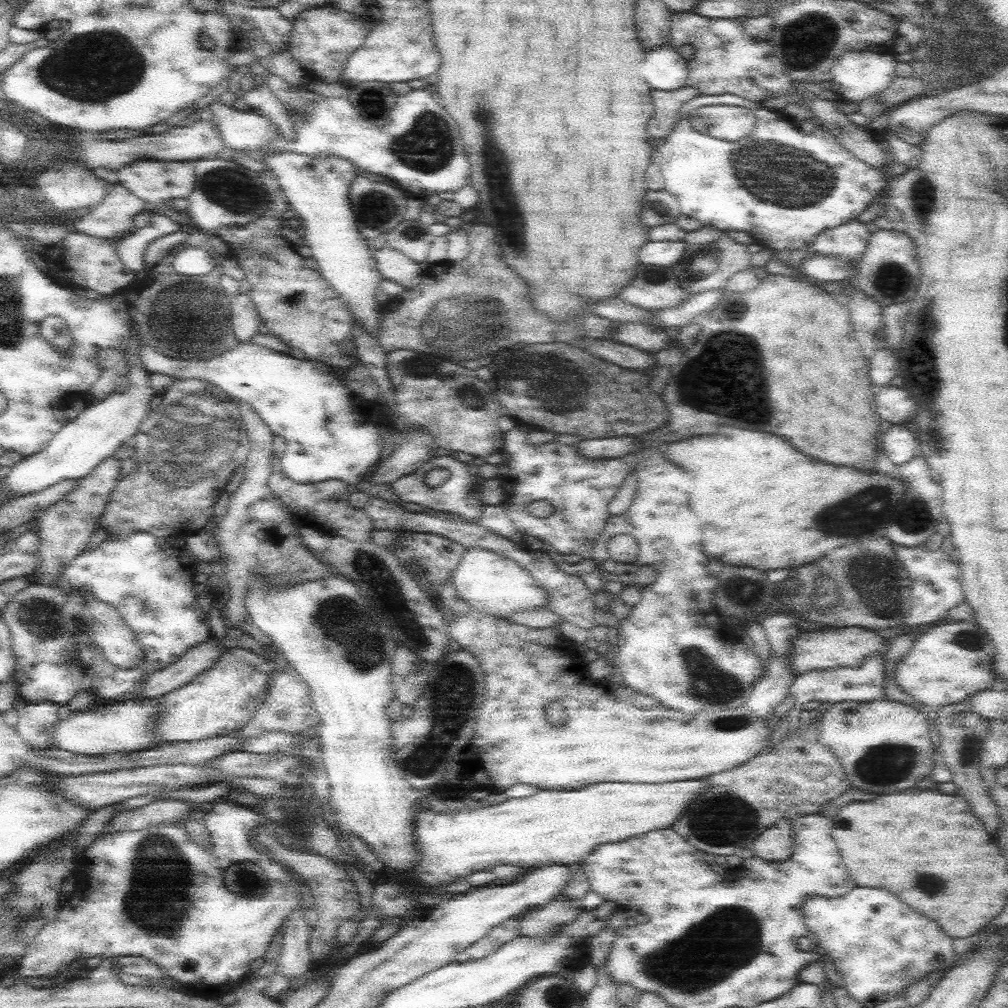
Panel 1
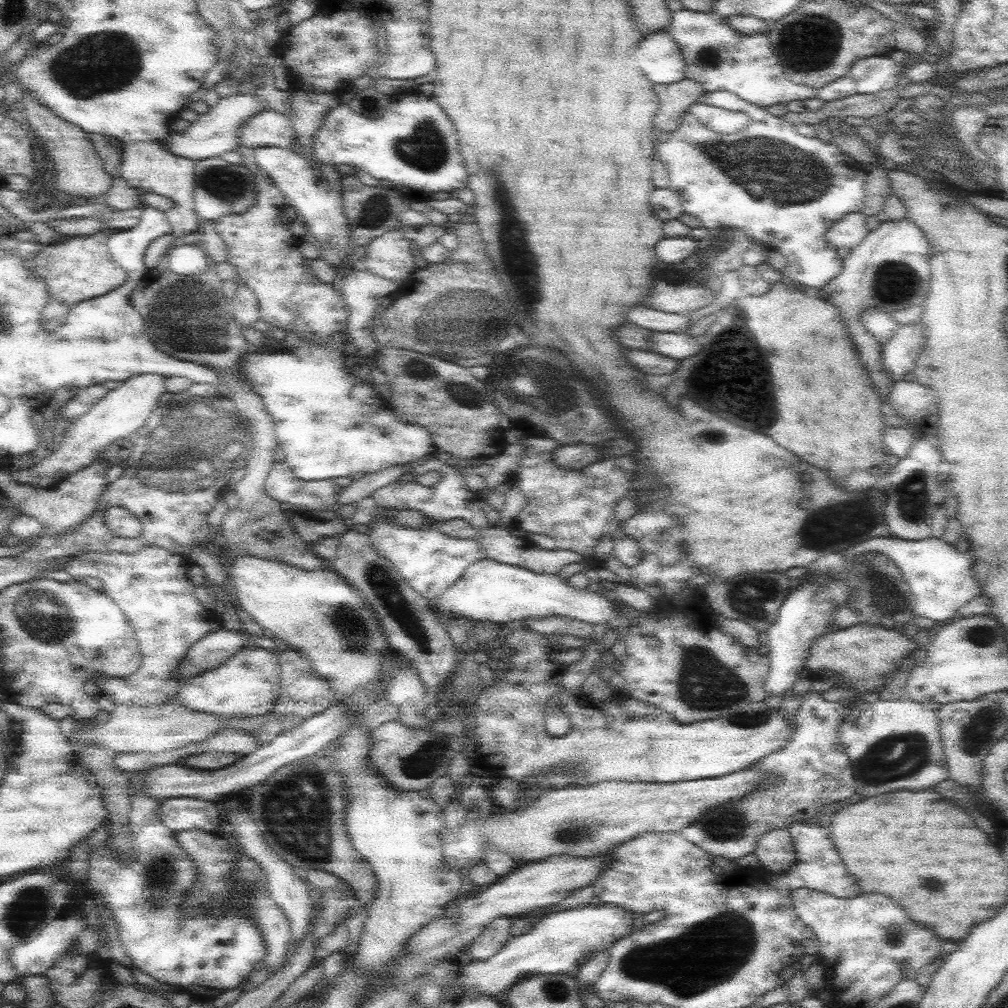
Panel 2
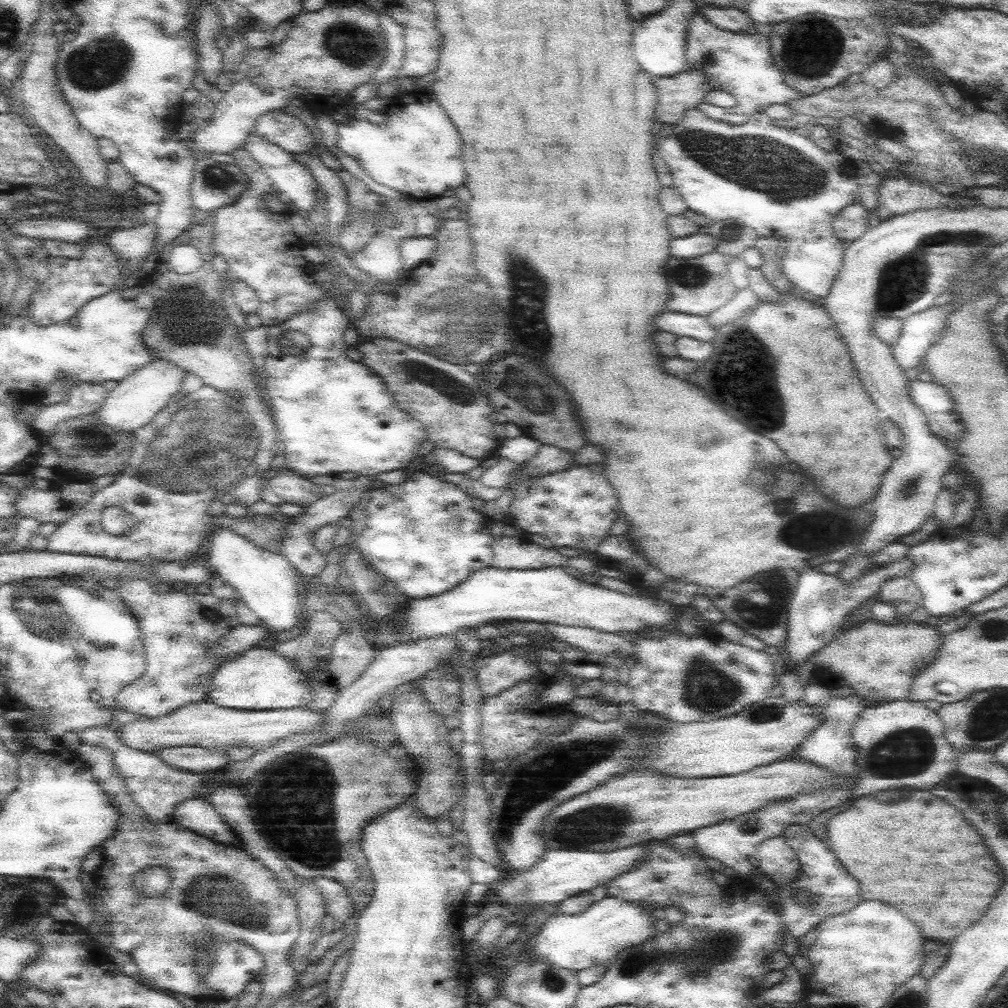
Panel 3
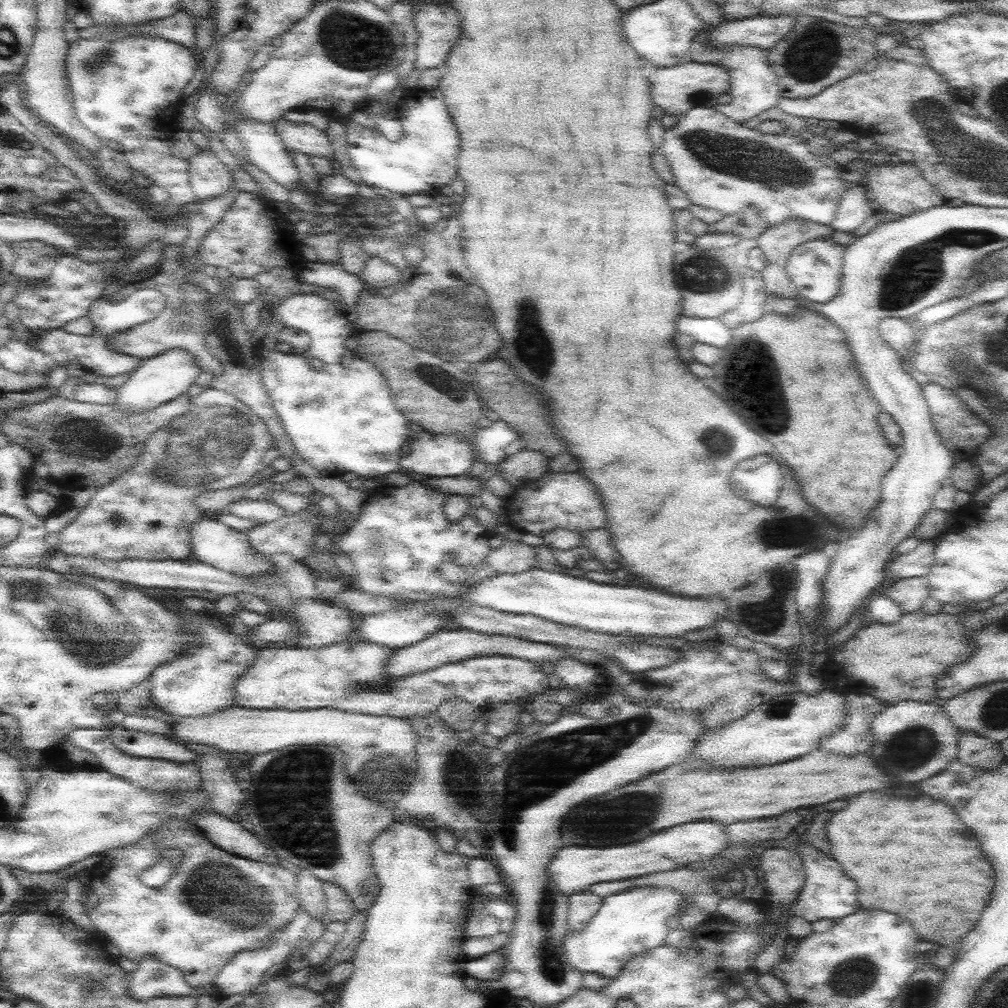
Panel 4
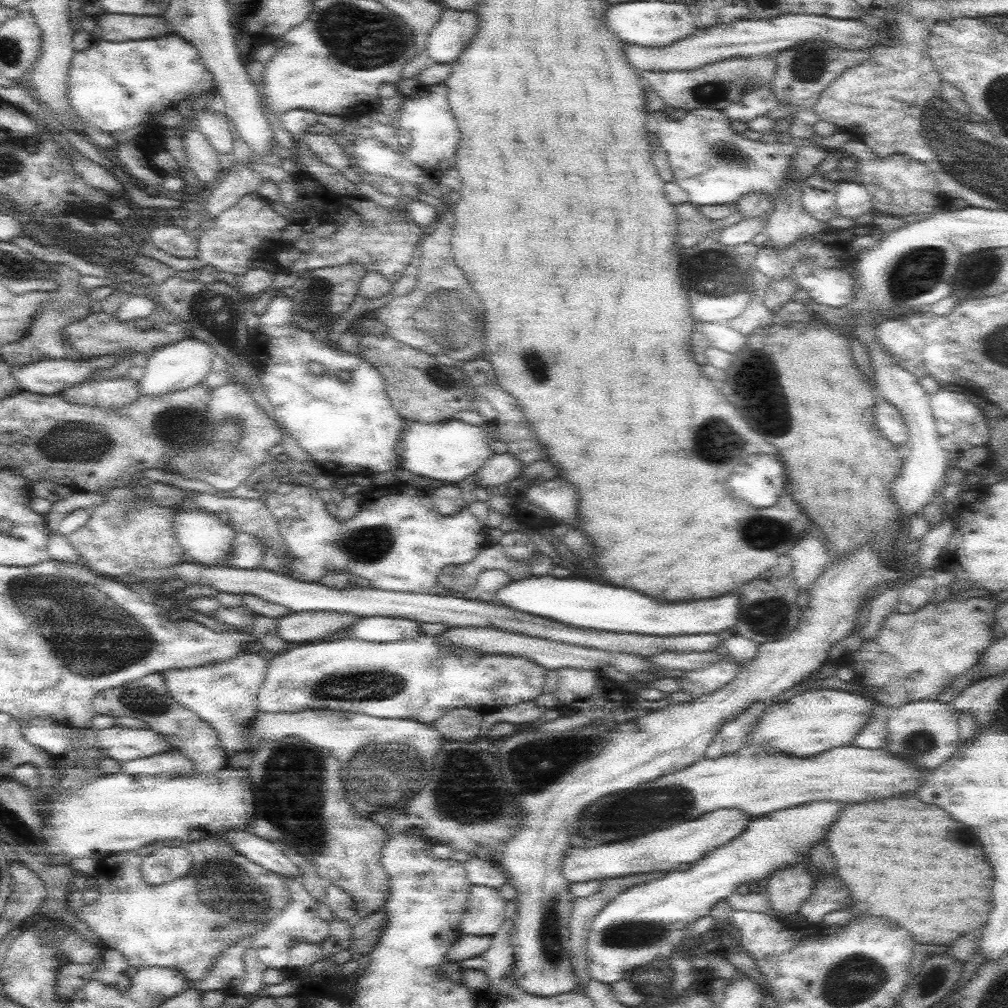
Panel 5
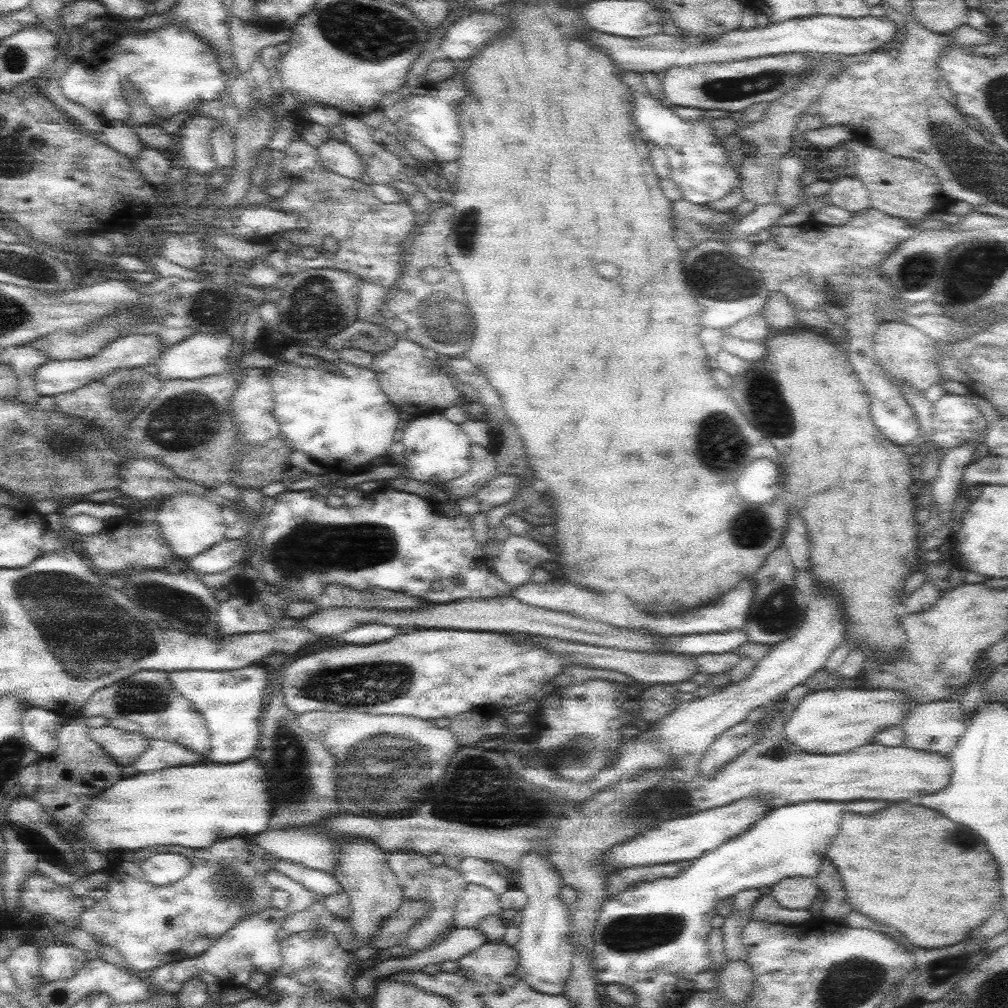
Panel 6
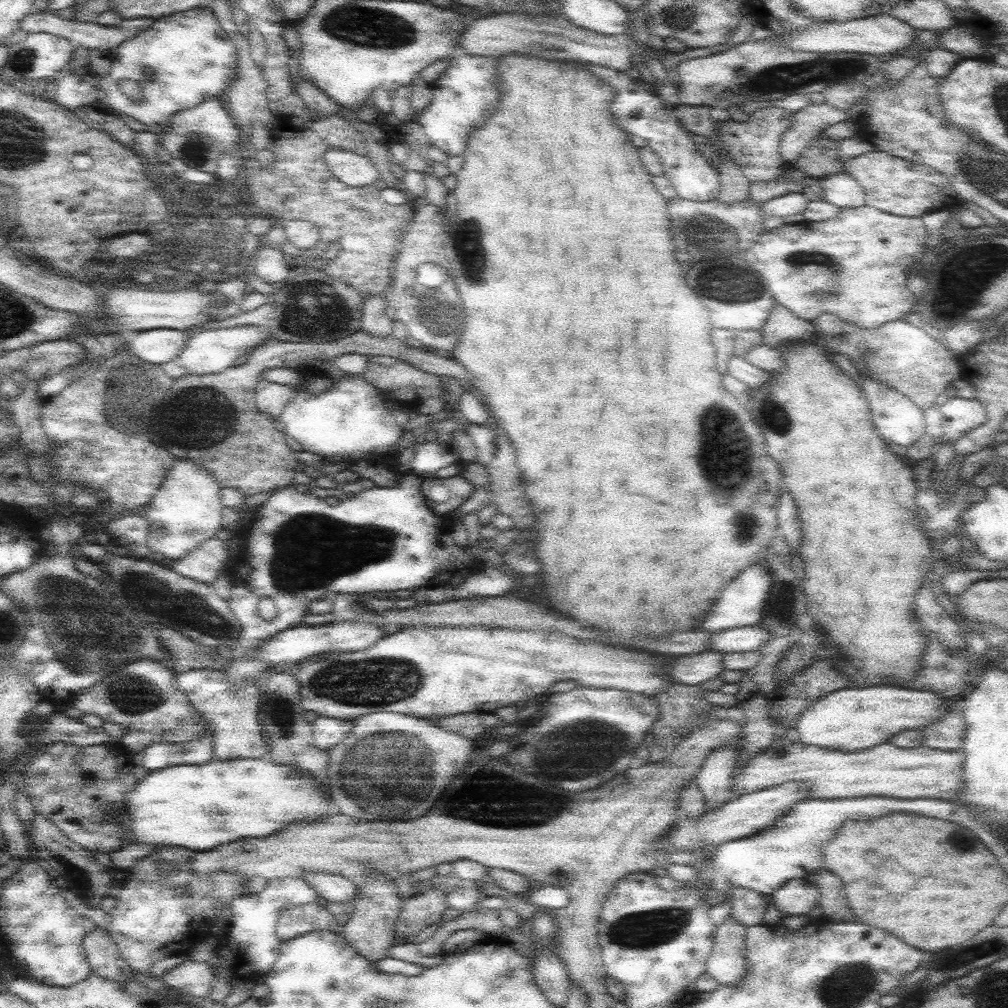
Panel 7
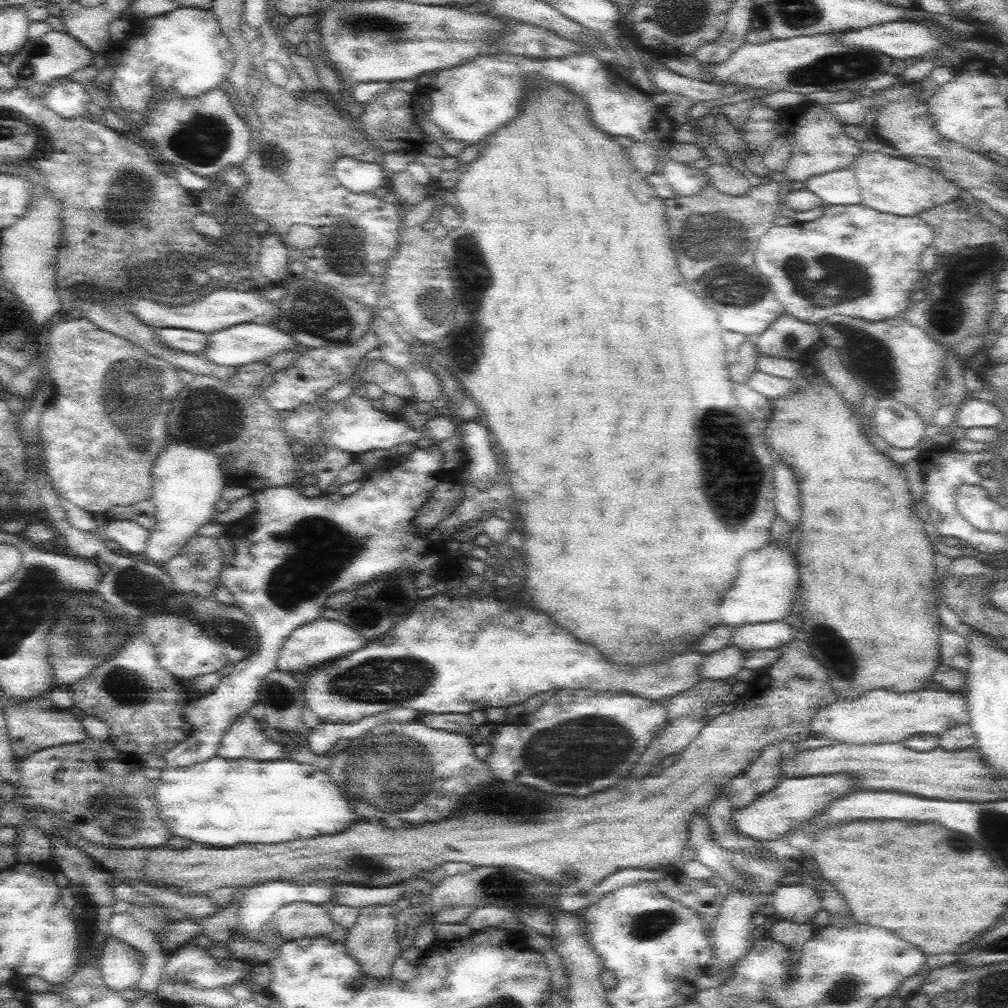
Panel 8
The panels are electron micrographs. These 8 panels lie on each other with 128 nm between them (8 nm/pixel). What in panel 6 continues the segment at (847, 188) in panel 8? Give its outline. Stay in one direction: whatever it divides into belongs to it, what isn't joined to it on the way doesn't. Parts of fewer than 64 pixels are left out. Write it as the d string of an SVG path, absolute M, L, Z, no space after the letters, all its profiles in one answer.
M844 173L831 182L828 197L830 202L850 211L852 214L868 210L871 207L871 196L860 177L848 177Z

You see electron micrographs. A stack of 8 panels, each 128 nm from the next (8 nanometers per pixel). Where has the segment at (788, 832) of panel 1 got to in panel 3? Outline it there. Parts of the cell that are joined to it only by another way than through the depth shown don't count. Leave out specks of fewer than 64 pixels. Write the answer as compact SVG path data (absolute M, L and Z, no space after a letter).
M784 835L762 842L754 856L759 859L761 873L770 877L776 885L788 885L800 873L798 856Z

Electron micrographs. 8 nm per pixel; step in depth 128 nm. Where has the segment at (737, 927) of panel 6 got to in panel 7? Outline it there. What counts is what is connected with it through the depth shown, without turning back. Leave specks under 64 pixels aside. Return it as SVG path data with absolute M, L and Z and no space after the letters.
M734 886L730 890L732 918L744 926L754 926L762 922L770 897L744 886Z

